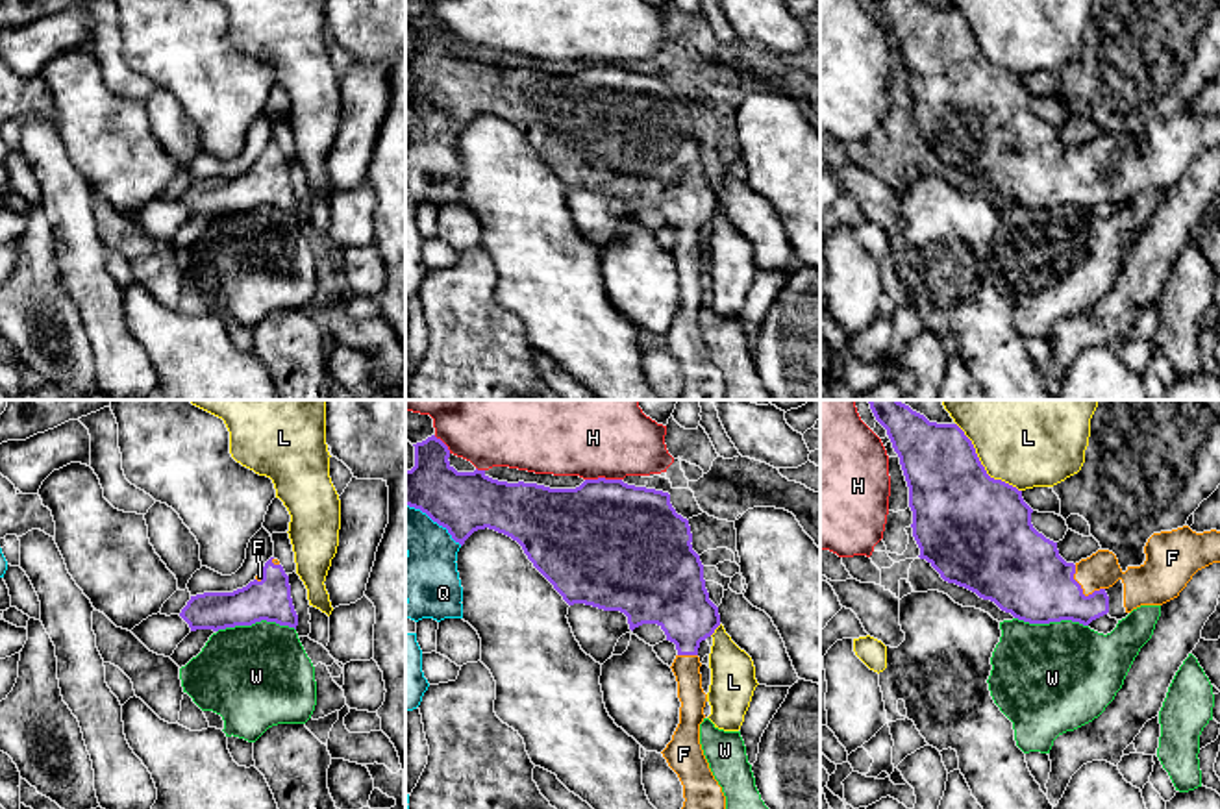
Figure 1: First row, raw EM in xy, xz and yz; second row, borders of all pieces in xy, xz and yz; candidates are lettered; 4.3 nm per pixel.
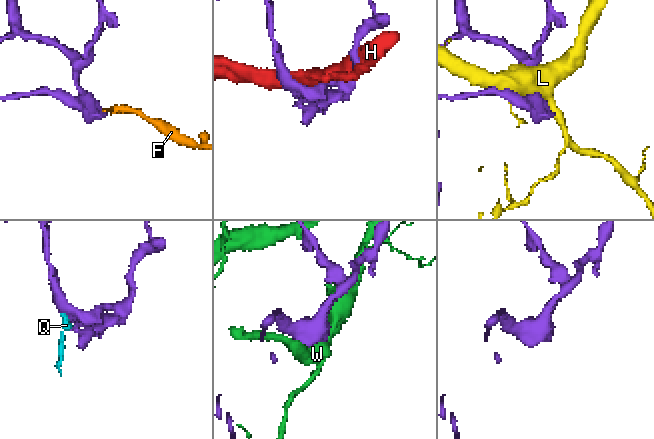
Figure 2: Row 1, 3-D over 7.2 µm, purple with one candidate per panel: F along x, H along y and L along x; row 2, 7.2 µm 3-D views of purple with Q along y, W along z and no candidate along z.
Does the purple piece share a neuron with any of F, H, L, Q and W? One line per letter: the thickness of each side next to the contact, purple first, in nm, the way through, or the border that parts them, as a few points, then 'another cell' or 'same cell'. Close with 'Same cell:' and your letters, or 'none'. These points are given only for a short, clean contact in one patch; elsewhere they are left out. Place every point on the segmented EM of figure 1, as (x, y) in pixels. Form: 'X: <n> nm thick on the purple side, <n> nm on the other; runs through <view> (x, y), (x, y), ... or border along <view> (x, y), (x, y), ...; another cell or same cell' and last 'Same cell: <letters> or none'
F: 340 nm thick on the purple side, 160 nm on the other; runs through yz (1026, 576), (1046, 589), (1082, 589), (1100, 571); same cell
H: 480 nm thick on the purple side, 480 nm on the other; another cell
L: 440 nm thick on the purple side, 480 nm on the other; another cell
Q: 280 nm thick on the purple side, 260 nm on the other; same cell
W: 180 nm thick on the purple side, 460 nm on the other; another cell
Same cell: F, Q

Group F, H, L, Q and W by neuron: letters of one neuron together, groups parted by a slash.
F Q / H / L / W

